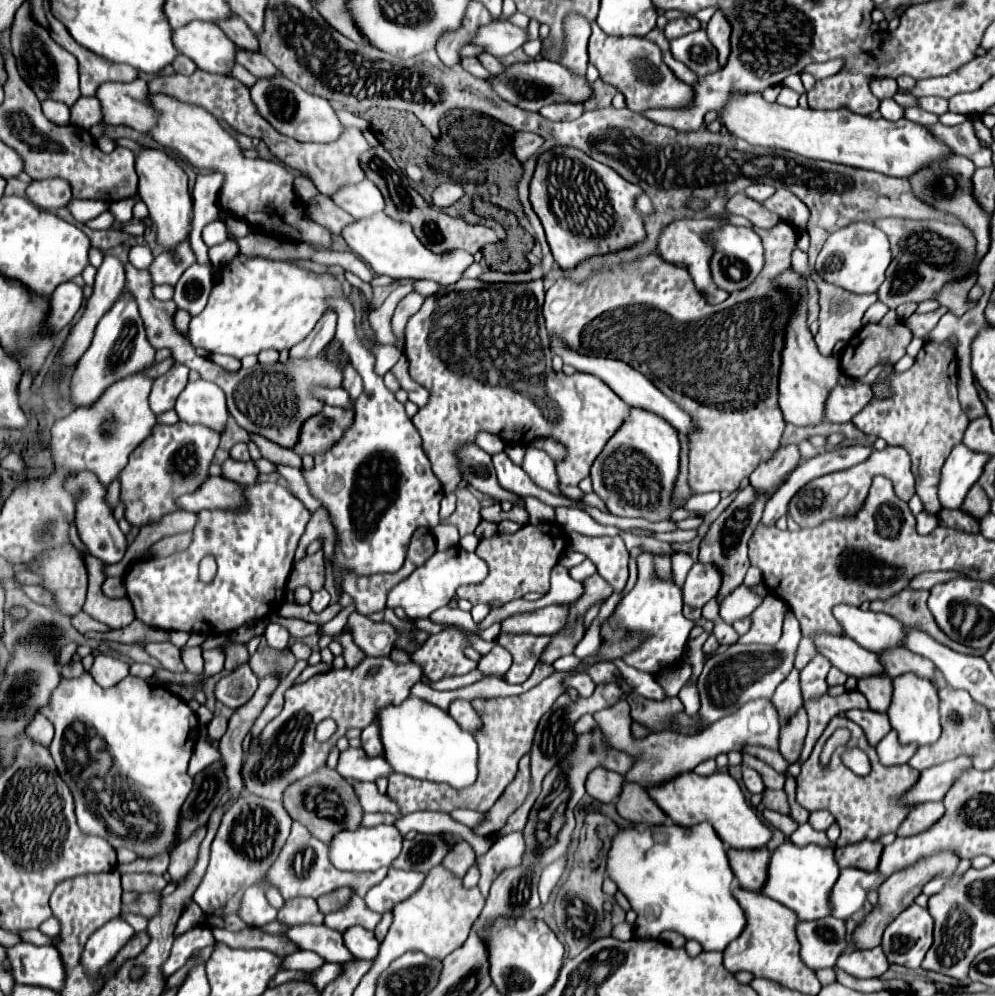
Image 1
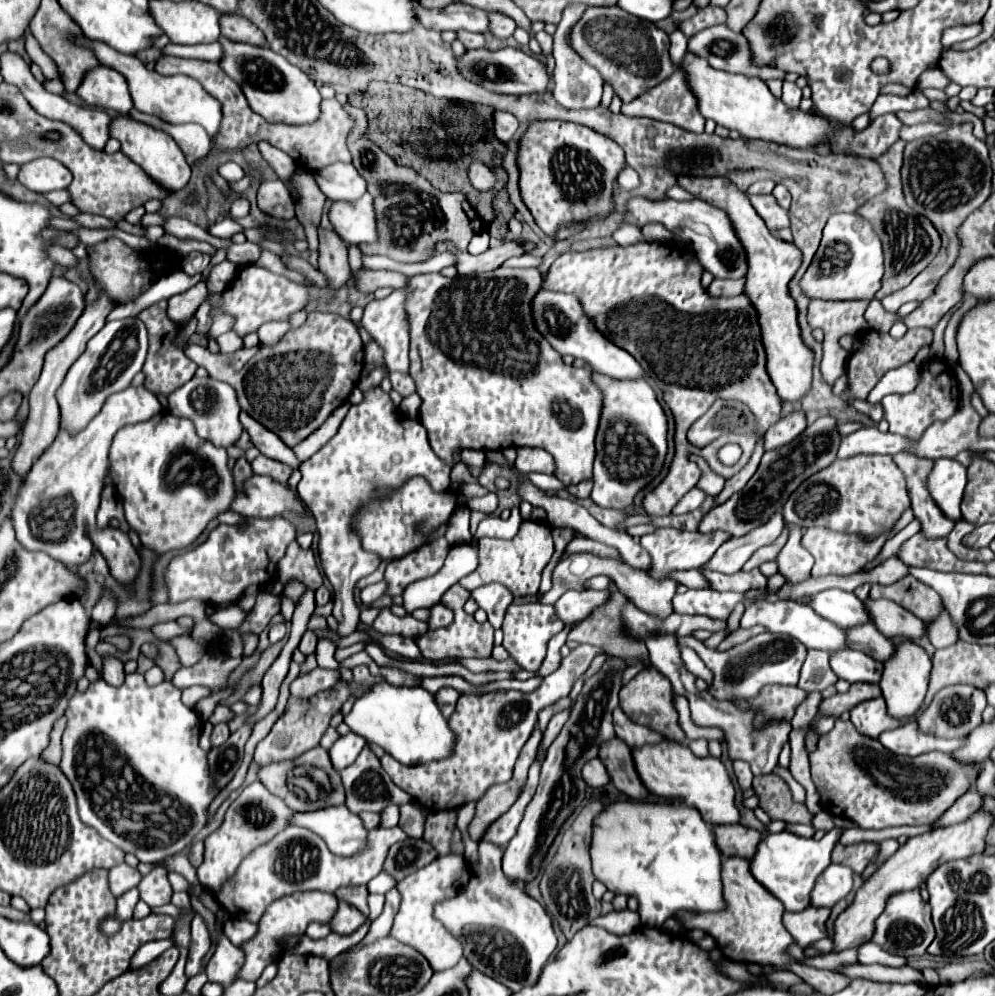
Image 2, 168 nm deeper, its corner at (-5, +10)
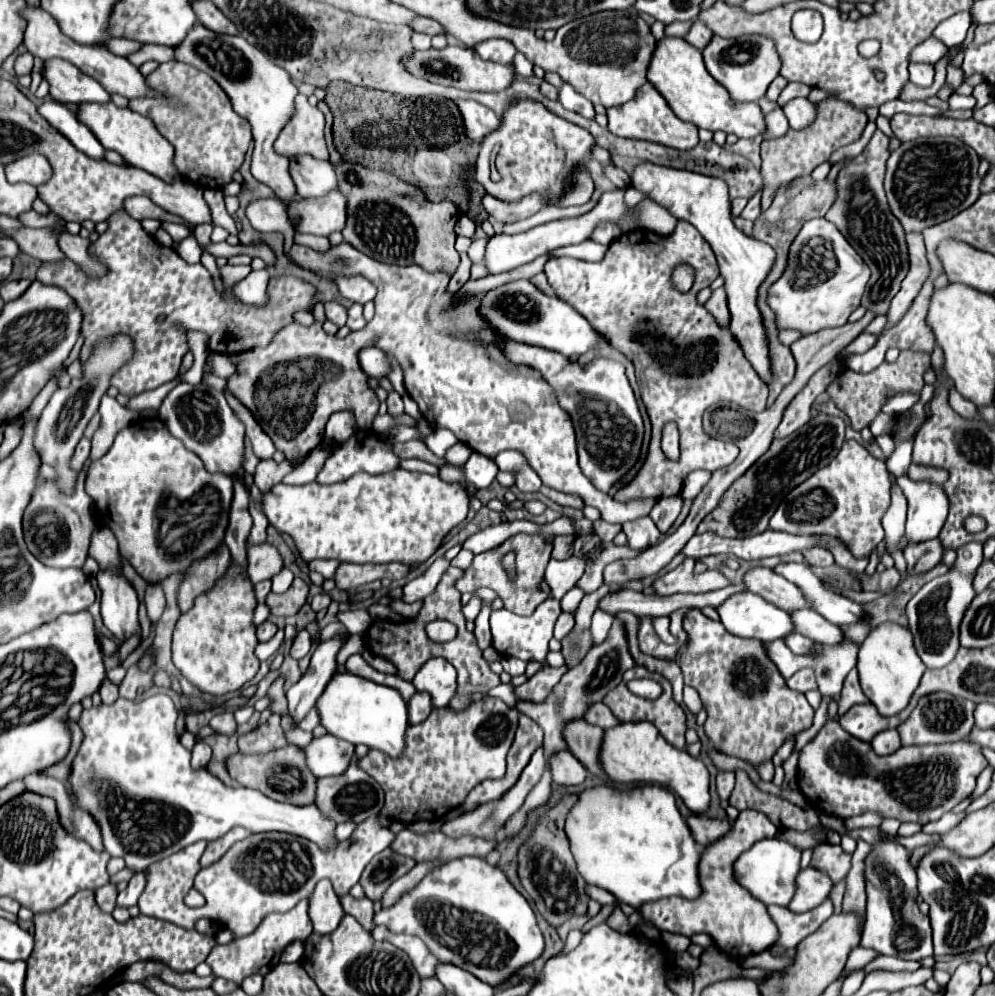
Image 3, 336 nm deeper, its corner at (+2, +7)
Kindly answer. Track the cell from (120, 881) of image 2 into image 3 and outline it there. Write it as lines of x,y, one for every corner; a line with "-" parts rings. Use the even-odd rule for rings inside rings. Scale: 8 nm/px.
114,884
100,886
98,892
94,890
94,896
98,898
96,902
98,902
98,906
100,906
102,912
108,912
110,914
116,908
116,896
118,896
118,892
116,892
116,886

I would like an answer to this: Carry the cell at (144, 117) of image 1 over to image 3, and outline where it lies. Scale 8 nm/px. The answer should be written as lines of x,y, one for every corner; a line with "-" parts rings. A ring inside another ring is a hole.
62,58
46,60
46,80
50,82
50,96
62,104
110,100
110,94
94,78

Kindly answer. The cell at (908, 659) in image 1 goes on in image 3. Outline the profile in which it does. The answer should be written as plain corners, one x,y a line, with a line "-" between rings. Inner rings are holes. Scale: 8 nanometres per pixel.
792,610
790,618
794,618
794,630
814,642
838,644
844,640
844,634
838,626
826,622
820,614
812,610

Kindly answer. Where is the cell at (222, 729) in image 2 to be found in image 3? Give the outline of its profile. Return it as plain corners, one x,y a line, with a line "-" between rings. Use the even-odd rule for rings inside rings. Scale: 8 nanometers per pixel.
196,742
194,750
192,750
192,766
194,766
194,770
206,768
210,756
212,756
212,748
208,744
204,744
204,742

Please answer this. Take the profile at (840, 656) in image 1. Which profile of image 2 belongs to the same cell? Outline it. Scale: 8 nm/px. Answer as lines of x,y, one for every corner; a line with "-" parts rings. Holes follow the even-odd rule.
757,601
753,605
745,607
745,615
741,619
741,627
753,627
753,625
765,625
771,633
785,633
795,639
799,639
807,649
821,649
827,653
837,653
841,649
847,649
847,633
839,629
835,623
829,623
829,619
821,619
811,607
801,605
797,601

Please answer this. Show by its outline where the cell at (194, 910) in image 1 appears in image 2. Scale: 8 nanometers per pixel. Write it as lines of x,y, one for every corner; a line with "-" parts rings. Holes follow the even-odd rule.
169,937
169,939
163,939
163,941
147,943
145,947
141,947
141,949
133,955
133,959
131,959
131,969
139,969
139,967
151,963
157,955
161,955
161,953
163,953
165,949
169,949
169,947
173,947
171,937

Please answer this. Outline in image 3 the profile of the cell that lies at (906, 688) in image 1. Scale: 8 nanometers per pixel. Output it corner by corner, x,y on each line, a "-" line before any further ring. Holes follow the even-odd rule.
884,622
872,628
870,634
860,644
856,670
866,698
878,708
882,716
894,716
906,708
926,666
916,654
910,630
896,622

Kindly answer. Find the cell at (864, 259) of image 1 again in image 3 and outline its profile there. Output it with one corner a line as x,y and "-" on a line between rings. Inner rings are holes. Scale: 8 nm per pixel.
826,218
810,220
790,246
784,274
768,288
766,304
776,316
778,330
798,330
802,336
824,328
836,328
848,322
848,316
860,306
870,268
846,242
838,228

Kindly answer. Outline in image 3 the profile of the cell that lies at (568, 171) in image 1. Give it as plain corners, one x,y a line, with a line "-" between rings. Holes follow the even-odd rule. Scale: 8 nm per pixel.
522,98
506,108
506,116
502,116
502,124
498,126
498,130
482,138
474,180
480,182
488,194
506,202
518,202
522,196
530,192
540,192
546,198
546,202
554,204
556,198
564,192
564,180
570,176
576,164
586,162
594,144
596,142
588,130
552,114
538,100
-
494,144
514,148
514,164
510,160
508,170
500,182
490,180
490,152

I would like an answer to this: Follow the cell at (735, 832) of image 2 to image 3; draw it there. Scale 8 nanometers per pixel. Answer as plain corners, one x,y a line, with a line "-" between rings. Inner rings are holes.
690,814
686,818
686,824
690,826
690,832
694,834
694,840
702,848
712,844
714,840
718,840
720,836
724,836
730,830
728,820
714,820
714,818
708,818
708,816
698,816
698,814

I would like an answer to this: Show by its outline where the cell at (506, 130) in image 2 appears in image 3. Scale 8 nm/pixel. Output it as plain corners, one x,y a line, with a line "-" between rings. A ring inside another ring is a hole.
454,100
454,102
464,118
464,128
468,138
480,142
486,134
498,128
500,118
488,106
482,106
480,102
474,100

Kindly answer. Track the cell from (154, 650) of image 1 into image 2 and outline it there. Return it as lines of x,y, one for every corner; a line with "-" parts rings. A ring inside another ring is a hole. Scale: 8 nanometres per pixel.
189,635
173,637
173,639
169,639
169,643
175,647
177,657
179,657
179,661
181,661
183,667
195,665
205,655
205,647
199,645
199,643
195,643

